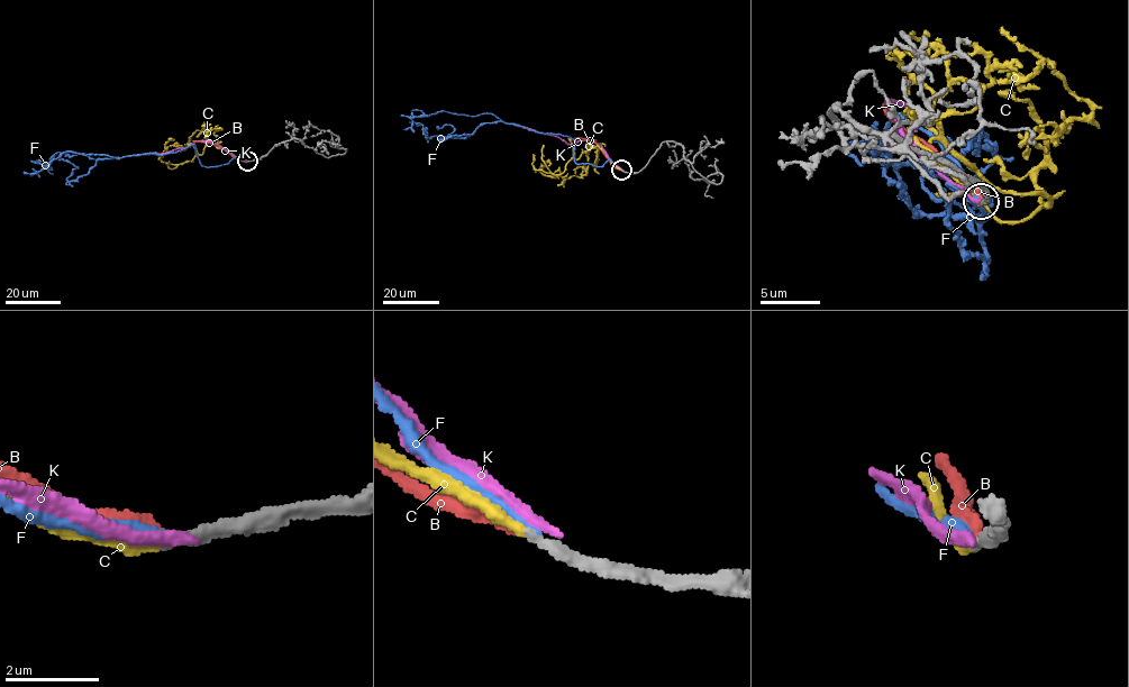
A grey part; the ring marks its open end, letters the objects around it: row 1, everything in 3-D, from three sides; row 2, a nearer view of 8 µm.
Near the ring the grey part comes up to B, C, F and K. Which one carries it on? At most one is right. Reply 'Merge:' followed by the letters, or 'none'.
Merge: C

